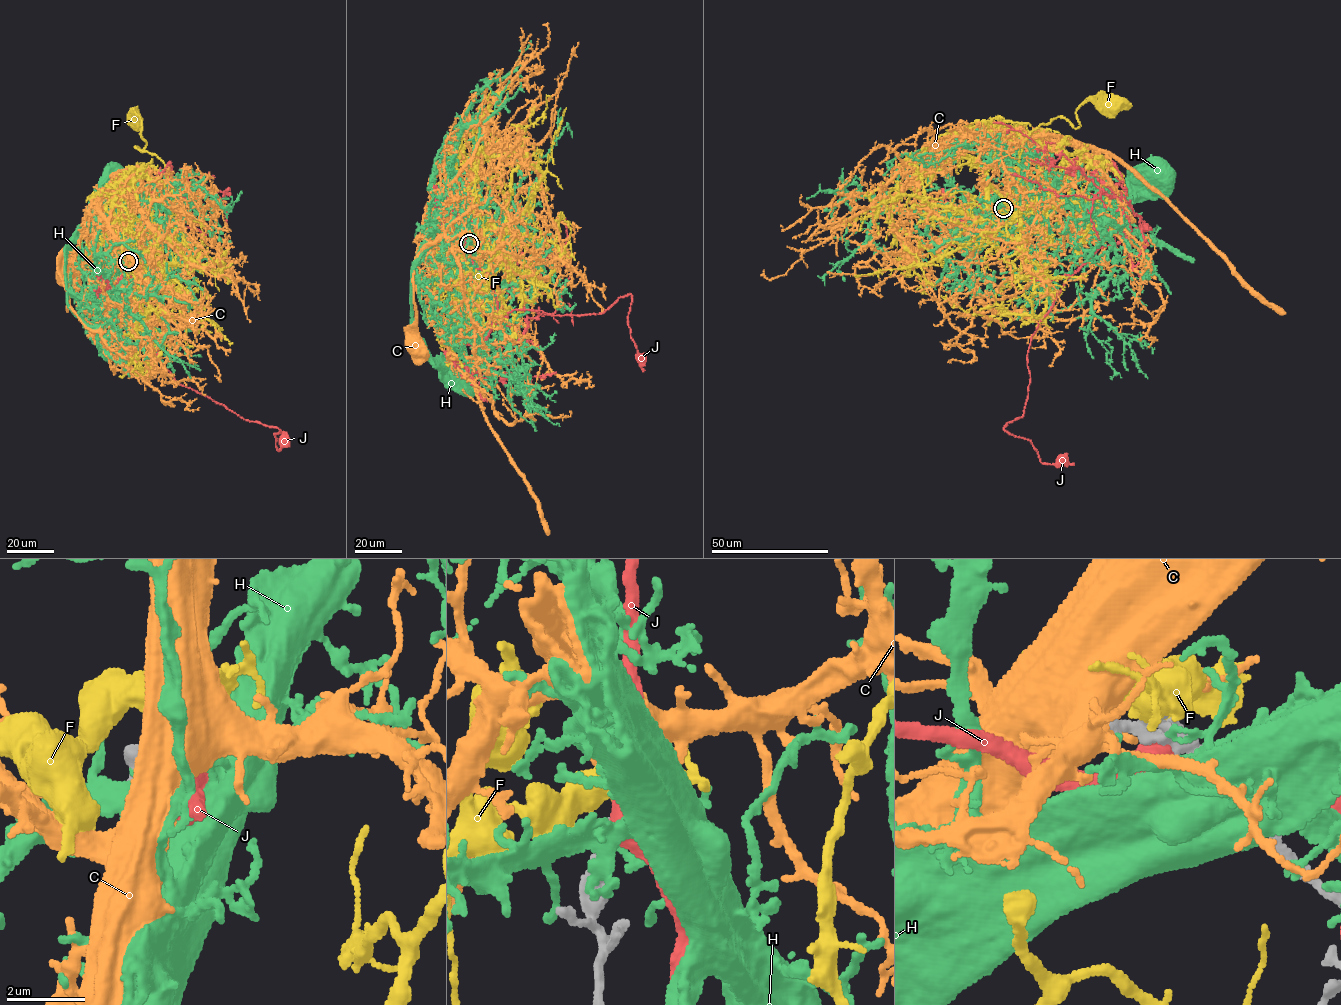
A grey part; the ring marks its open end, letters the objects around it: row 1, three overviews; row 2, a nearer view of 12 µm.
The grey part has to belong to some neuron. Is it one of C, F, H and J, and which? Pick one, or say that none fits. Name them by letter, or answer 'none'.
C

